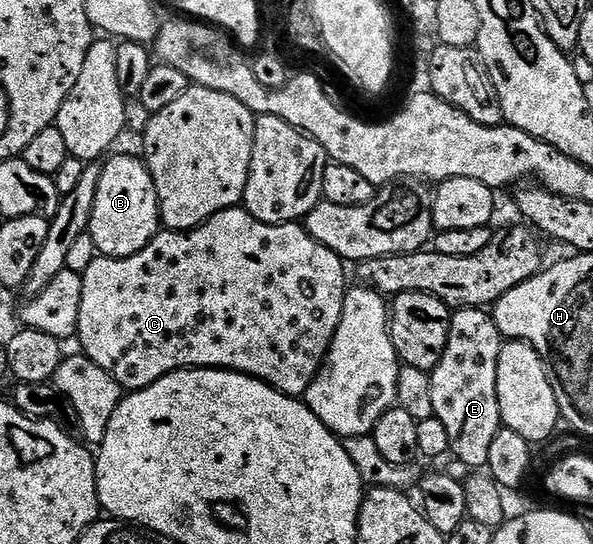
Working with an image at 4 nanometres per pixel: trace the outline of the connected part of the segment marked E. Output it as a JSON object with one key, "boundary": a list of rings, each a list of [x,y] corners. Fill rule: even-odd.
{"boundary":[[[483,308],[456,309],[450,323],[450,339],[446,339],[446,351],[438,367],[431,372],[430,396],[434,402],[434,417],[440,420],[450,435],[451,456],[468,465],[472,471],[480,471],[487,466],[494,435],[498,435],[502,427],[498,407],[498,355],[501,344],[502,338],[491,312]]]}

